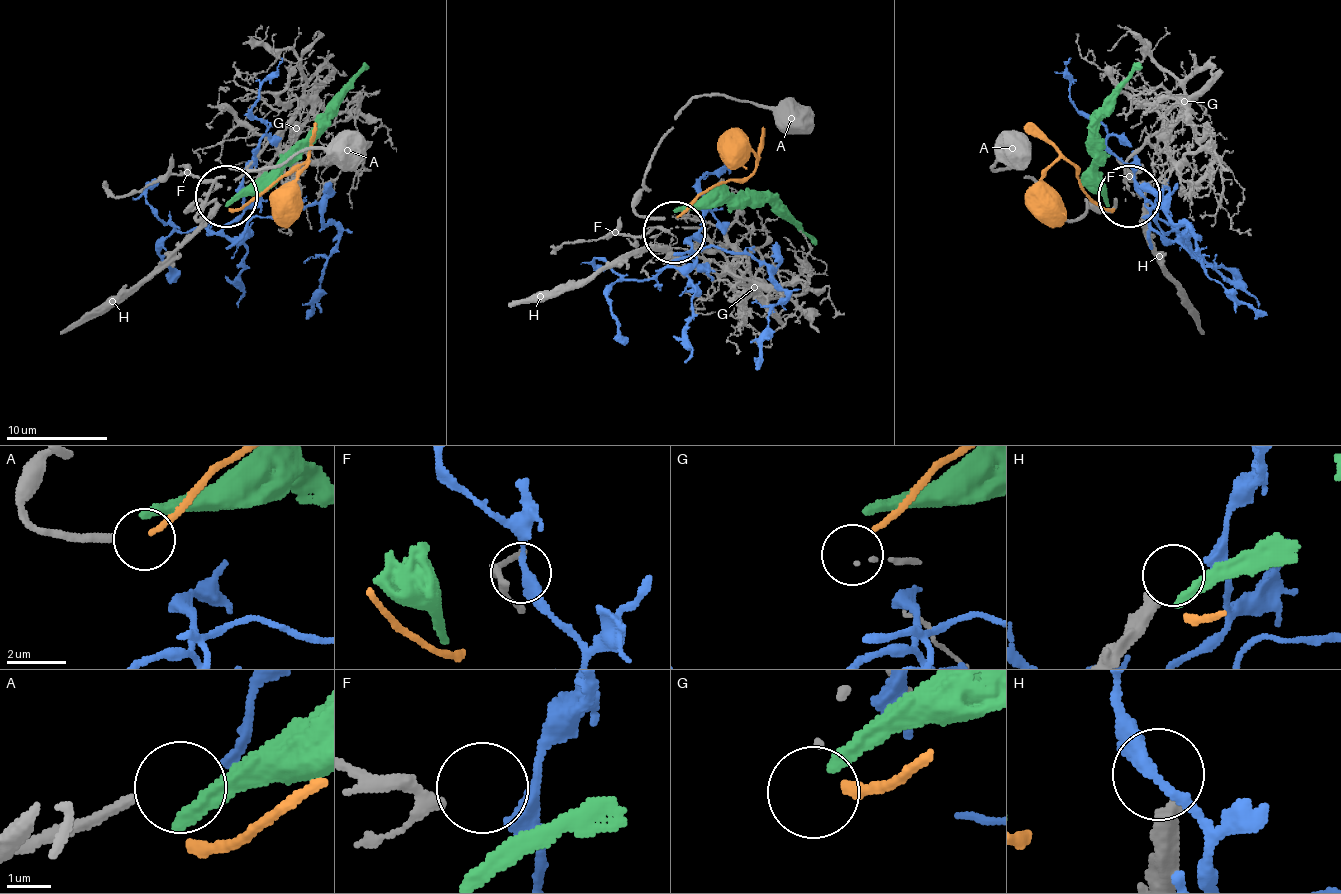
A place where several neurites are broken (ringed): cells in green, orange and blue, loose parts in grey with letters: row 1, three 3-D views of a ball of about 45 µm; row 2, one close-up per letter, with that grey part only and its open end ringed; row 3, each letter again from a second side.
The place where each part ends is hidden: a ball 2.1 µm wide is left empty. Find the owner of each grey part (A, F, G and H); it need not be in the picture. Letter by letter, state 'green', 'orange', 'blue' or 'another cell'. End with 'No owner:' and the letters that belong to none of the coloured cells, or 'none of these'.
A: another cell
F: blue
G: orange
H: another cell
No owner: A, H

